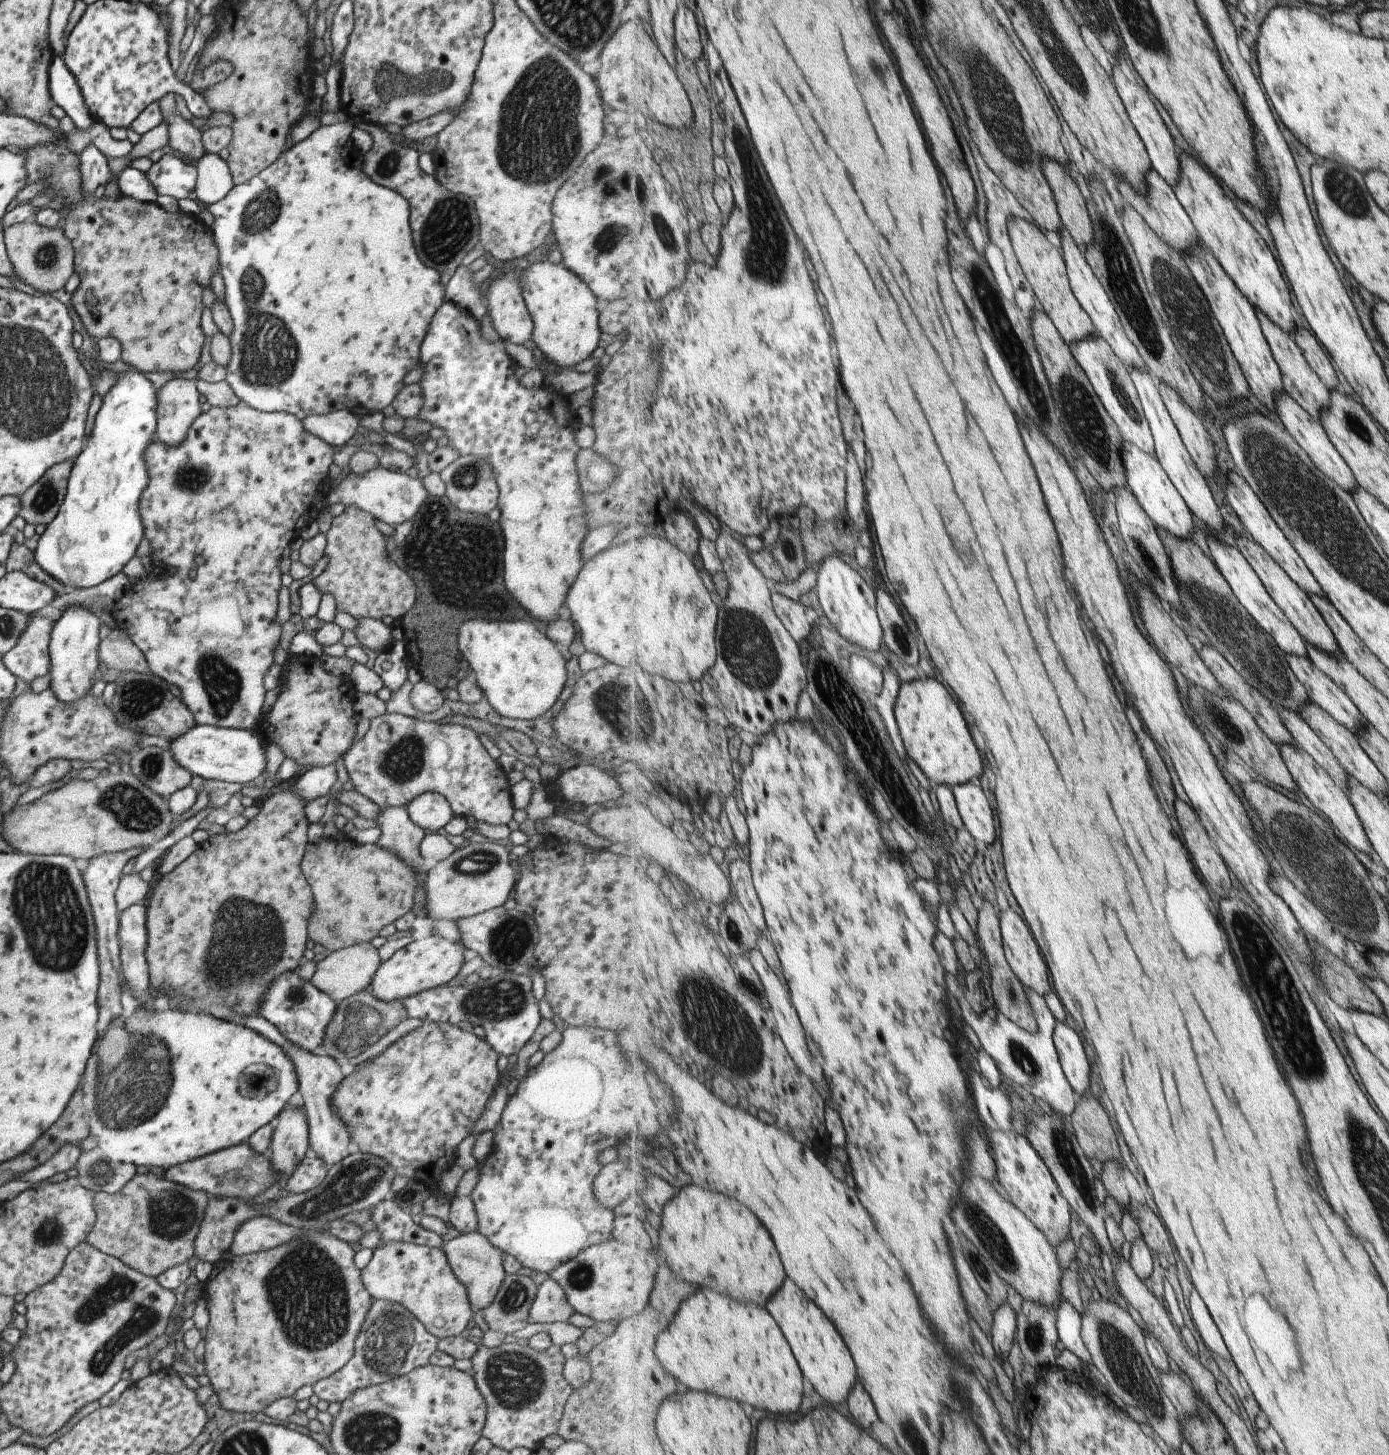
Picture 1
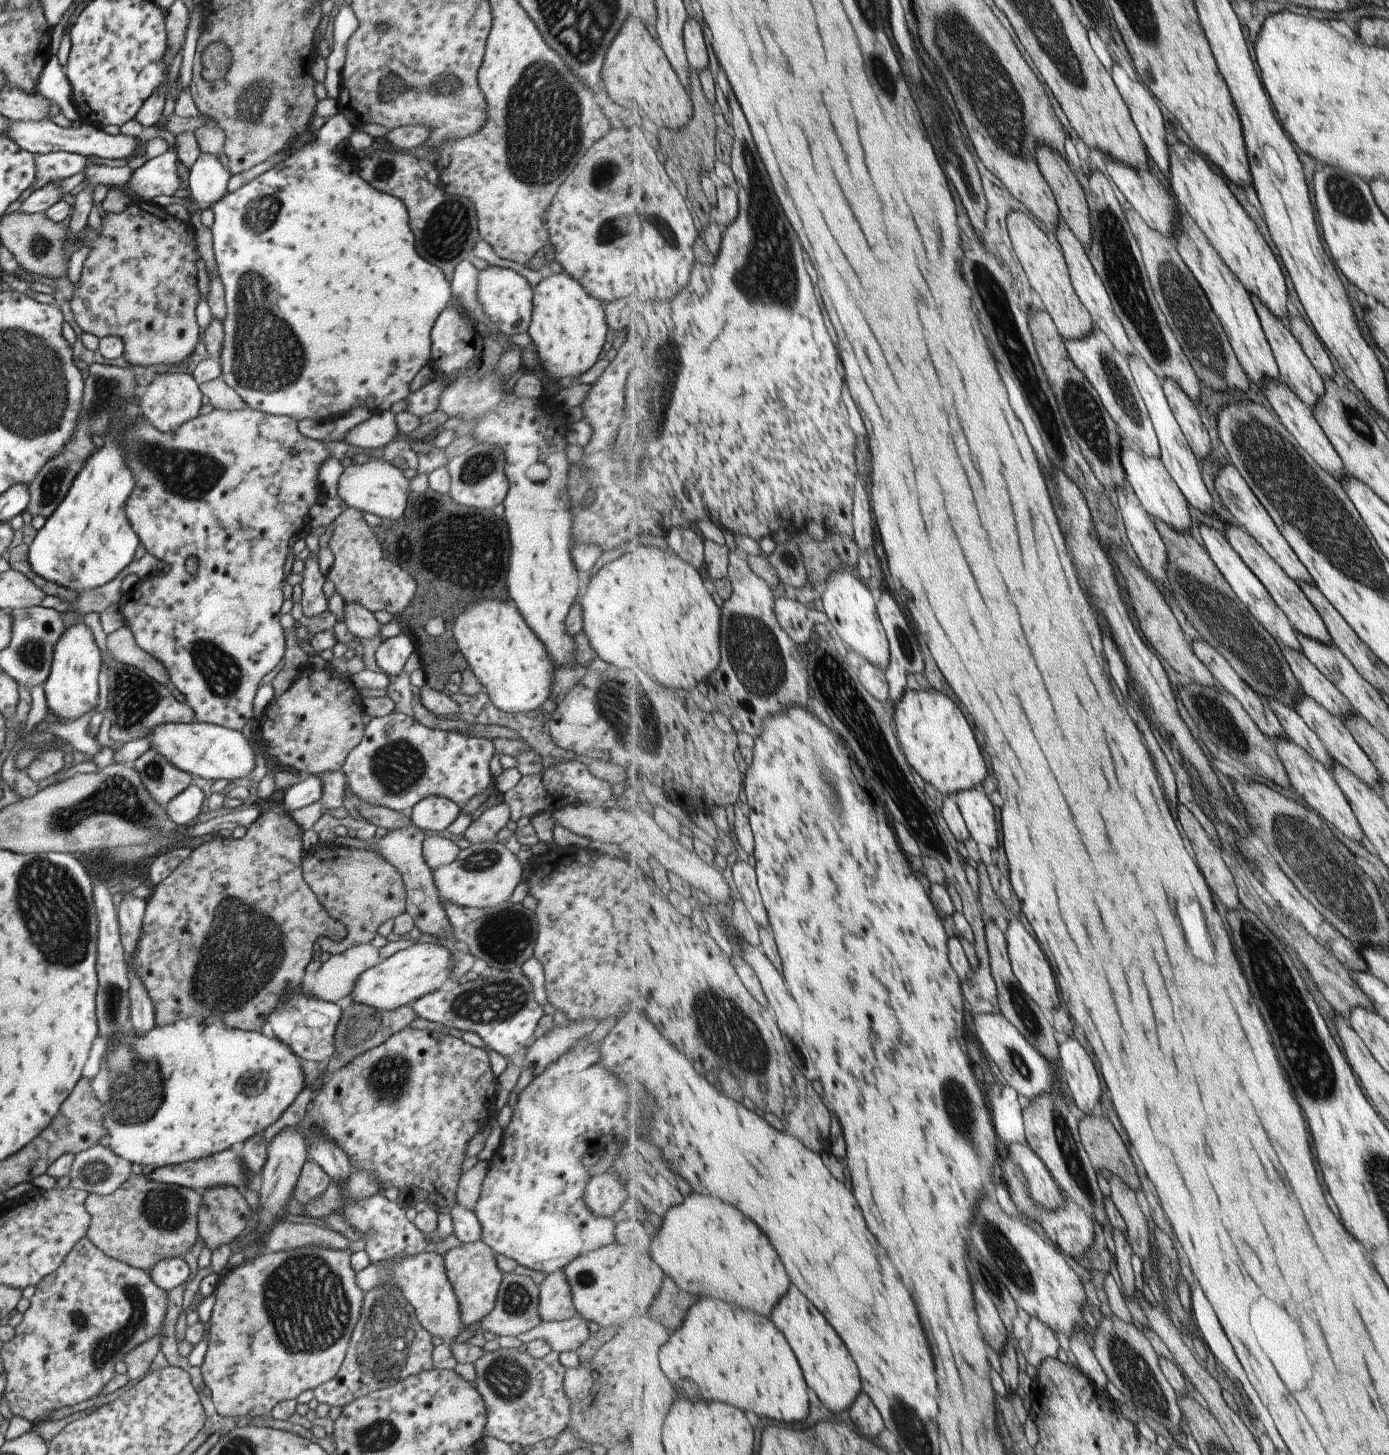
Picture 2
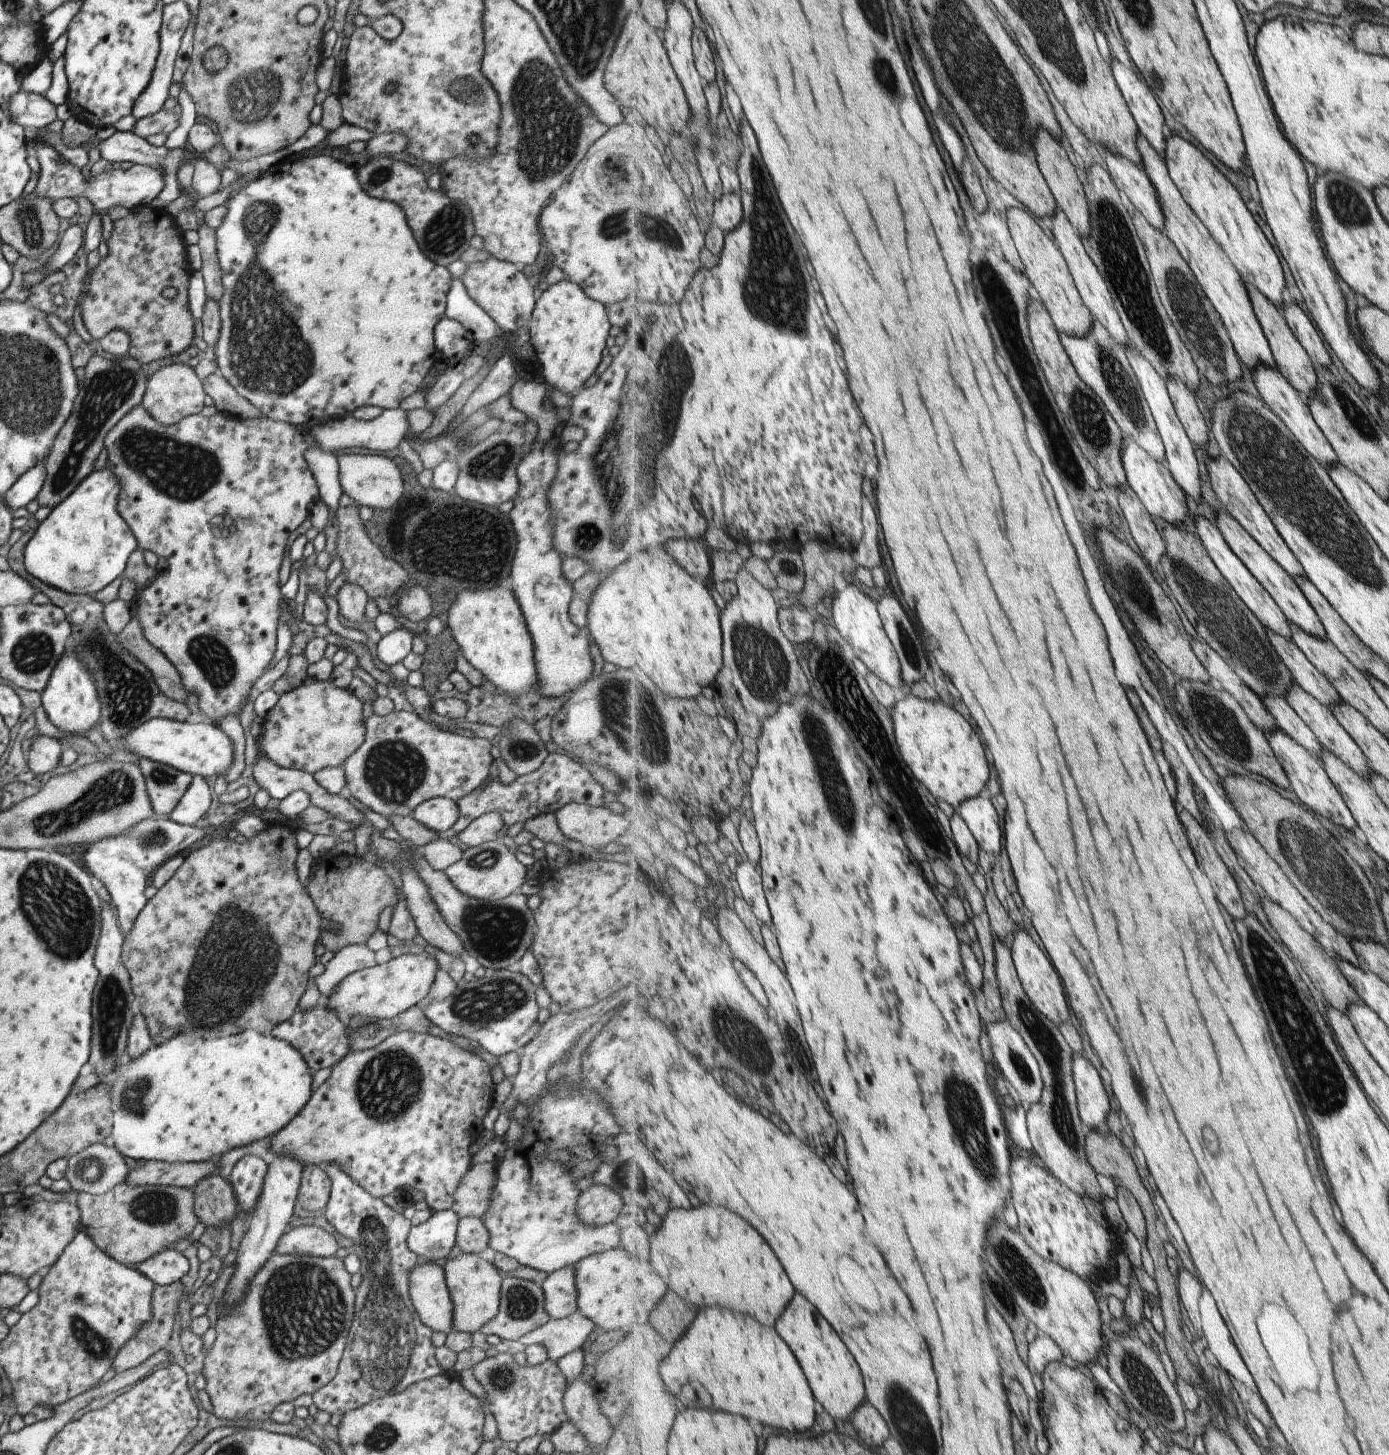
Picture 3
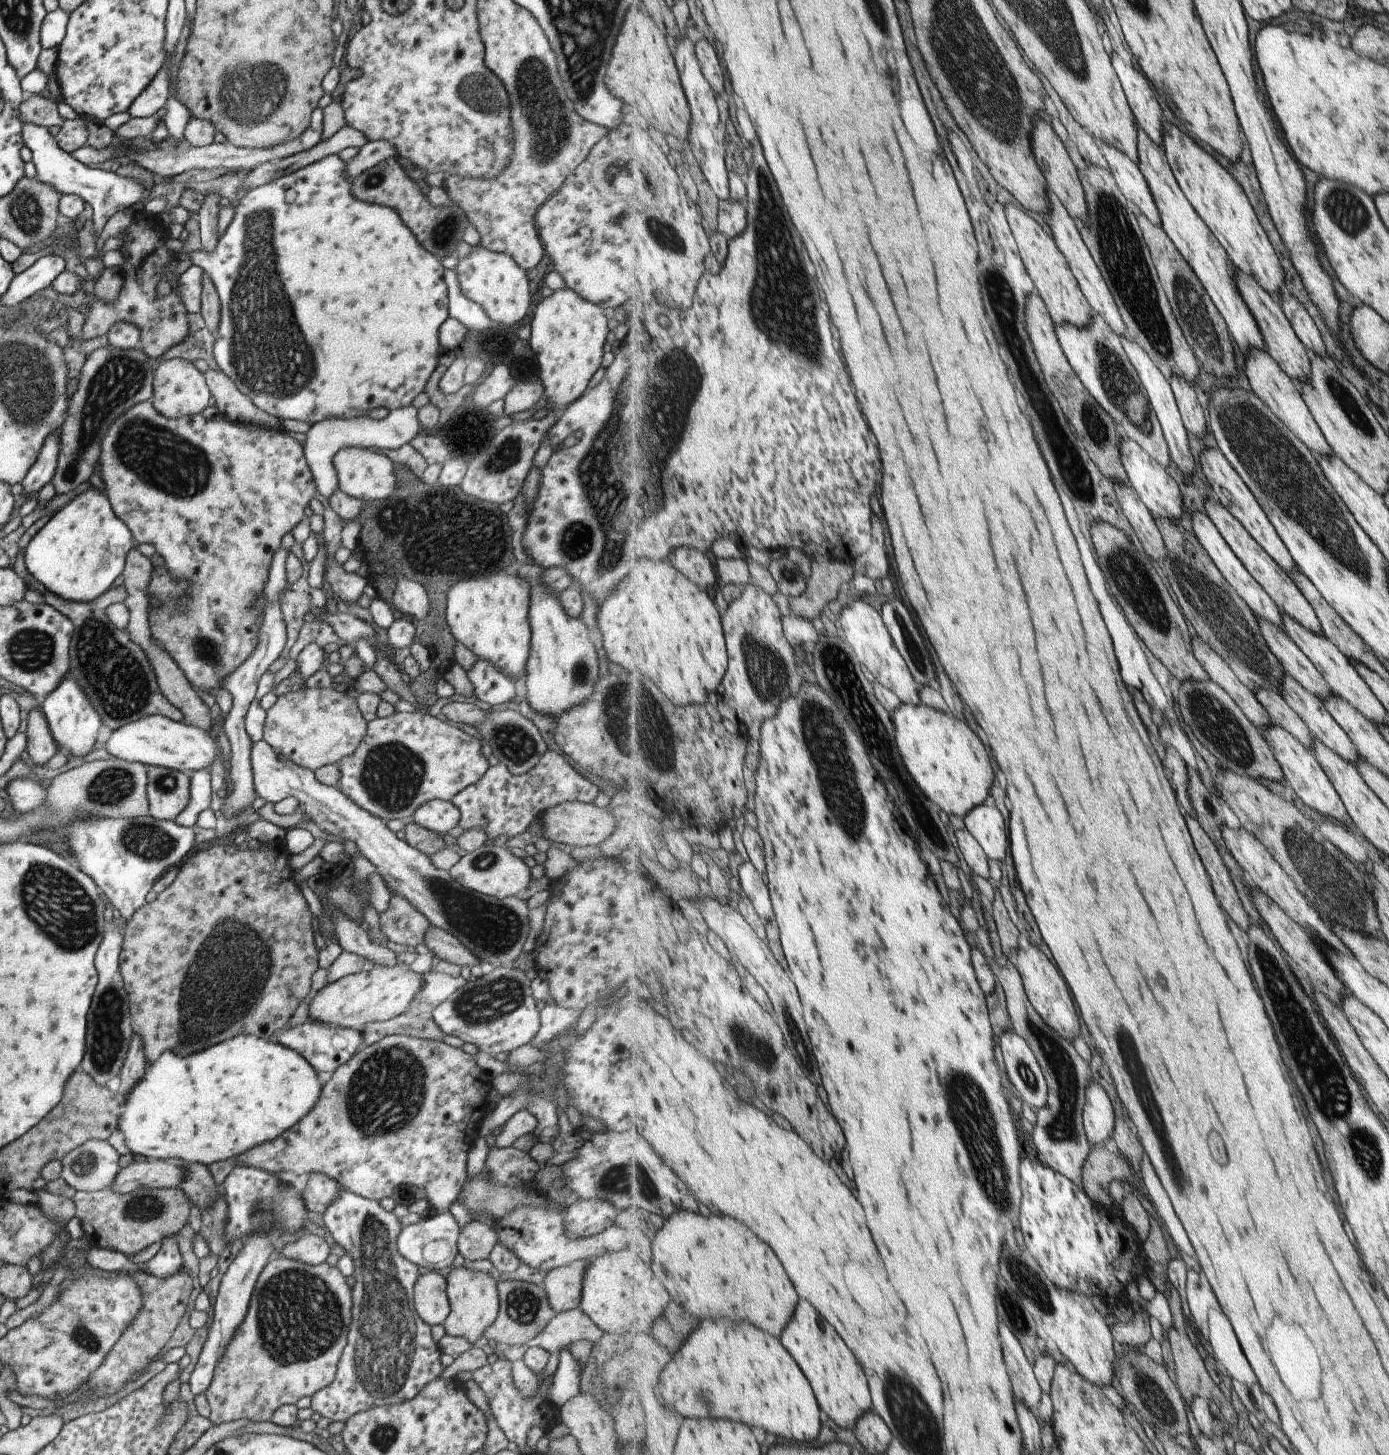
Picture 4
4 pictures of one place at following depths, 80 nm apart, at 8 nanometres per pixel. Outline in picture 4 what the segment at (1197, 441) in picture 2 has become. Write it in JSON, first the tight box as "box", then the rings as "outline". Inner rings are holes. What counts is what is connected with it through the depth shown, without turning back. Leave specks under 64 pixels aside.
{"box":[1171,376,1207,438],"outline":[[[1174,376],[1171,380],[1172,389],[1180,406],[1180,411],[1188,431],[1202,438],[1207,432],[1207,418],[1203,412],[1203,406],[1199,404],[1197,392],[1193,390],[1193,384],[1185,377]]]}

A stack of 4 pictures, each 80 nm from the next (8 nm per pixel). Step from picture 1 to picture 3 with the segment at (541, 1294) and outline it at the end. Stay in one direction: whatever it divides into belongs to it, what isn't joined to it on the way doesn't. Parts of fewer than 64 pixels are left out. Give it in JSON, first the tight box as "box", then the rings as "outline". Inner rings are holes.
{"box":[542,1265,576,1318],"outline":[[[573,1265],[550,1272],[542,1282],[544,1309],[550,1318],[570,1316],[576,1311]]]}

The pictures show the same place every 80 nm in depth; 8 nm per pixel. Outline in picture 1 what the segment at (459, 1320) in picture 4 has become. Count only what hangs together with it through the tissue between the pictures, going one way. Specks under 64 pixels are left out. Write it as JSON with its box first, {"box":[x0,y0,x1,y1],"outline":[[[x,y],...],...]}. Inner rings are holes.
{"box":[441,1230,506,1313],"outline":[[[477,1230],[460,1233],[459,1236],[443,1244],[441,1250],[445,1254],[447,1264],[453,1270],[453,1274],[467,1288],[467,1300],[471,1306],[471,1313],[477,1312],[477,1310],[483,1311],[493,1302],[493,1296],[495,1296],[499,1284],[503,1282],[503,1278],[506,1276],[503,1269],[504,1254],[499,1248],[489,1244],[485,1236],[481,1236]]]}

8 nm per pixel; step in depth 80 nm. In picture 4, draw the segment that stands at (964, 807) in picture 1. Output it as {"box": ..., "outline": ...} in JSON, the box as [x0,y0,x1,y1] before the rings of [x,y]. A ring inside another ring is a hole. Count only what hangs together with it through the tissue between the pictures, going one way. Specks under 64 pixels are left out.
{"box":[963,804,1009,860],"outline":[[[982,804],[963,818],[966,829],[993,860],[1005,860],[1009,854],[1009,830],[1001,810],[995,804]]]}

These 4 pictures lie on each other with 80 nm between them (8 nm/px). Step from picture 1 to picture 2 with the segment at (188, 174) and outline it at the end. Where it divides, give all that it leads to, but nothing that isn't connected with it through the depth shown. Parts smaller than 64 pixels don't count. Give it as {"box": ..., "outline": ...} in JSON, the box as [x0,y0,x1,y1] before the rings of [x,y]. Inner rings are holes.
{"box":[111,144,182,204],"outline":[[[174,144],[172,147],[174,150],[166,150],[160,156],[147,160],[139,168],[133,170],[129,182],[123,188],[111,186],[111,189],[119,190],[125,195],[135,194],[137,198],[132,203],[150,204],[153,197],[159,195],[174,196],[182,179],[178,176],[175,167],[177,150]]]}

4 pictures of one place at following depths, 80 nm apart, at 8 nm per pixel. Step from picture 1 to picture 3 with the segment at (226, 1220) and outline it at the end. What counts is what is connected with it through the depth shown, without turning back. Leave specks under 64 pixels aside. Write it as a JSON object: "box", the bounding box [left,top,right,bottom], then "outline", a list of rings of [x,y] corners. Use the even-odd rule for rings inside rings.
{"box":[189,1173,237,1226],"outline":[[[209,1173],[189,1190],[193,1193],[193,1212],[204,1226],[221,1226],[229,1219],[231,1222],[237,1210],[227,1179],[217,1173]]]}

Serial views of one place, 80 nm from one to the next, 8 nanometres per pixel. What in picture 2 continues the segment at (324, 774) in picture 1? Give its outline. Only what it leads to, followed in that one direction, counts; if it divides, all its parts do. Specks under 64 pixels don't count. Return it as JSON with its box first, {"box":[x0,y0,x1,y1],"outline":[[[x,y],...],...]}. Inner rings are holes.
{"box":[281,773,321,812],"outline":[[[321,773],[305,774],[299,782],[289,786],[281,796],[281,803],[292,812],[299,808],[305,808],[321,798]]]}

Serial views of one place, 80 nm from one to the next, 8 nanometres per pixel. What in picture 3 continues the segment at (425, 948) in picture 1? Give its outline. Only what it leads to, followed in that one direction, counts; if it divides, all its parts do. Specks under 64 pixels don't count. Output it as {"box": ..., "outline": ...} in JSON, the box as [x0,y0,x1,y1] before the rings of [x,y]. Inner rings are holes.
{"box":[323,952,439,1022],"outline":[[[425,952],[417,956],[401,955],[385,964],[375,964],[346,976],[324,1000],[323,1007],[335,1013],[343,1022],[353,1017],[390,1019],[409,1007],[422,1003],[437,970],[439,968]]]}

